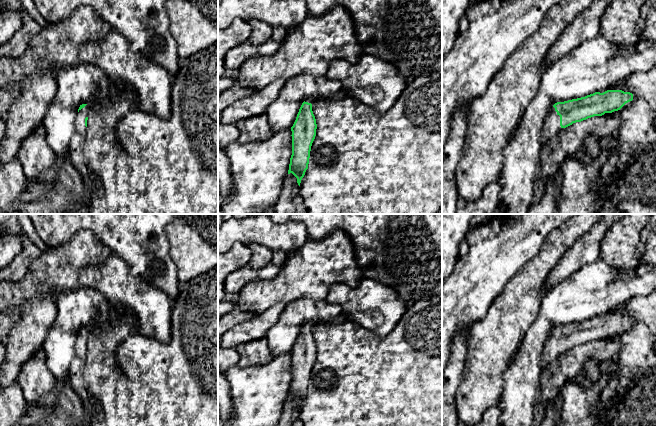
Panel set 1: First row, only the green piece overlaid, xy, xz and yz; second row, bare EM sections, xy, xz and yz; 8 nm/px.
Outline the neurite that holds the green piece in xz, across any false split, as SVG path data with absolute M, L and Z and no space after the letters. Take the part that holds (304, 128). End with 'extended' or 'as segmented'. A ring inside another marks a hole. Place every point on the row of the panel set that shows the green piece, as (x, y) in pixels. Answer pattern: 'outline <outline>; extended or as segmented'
outline M309 97L302 103L291 127L292 155L288 174L292 173L297 178L299 186L308 169L311 146L316 136L317 124L312 111L312 103L315 100L316 97Z; extended

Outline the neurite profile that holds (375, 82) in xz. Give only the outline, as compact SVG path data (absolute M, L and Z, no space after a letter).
M336 6L325 14L308 18L289 29L272 56L247 60L239 69L237 80L245 87L260 90L276 80L287 81L298 75L322 77L342 83L347 95L384 114L398 100L408 81L388 61L364 54L358 44L350 12Z

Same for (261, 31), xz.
M251 20L249 24L252 28L252 33L248 42L252 45L260 45L271 38L272 27L267 23L259 20Z

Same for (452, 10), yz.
M442 0L442 57L454 46L459 33L459 20L465 16L470 0Z

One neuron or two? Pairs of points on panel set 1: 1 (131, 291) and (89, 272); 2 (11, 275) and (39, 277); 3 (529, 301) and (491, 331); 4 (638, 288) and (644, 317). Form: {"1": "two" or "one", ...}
{"1": "one", "2": "two", "3": "one", "4": "two"}

